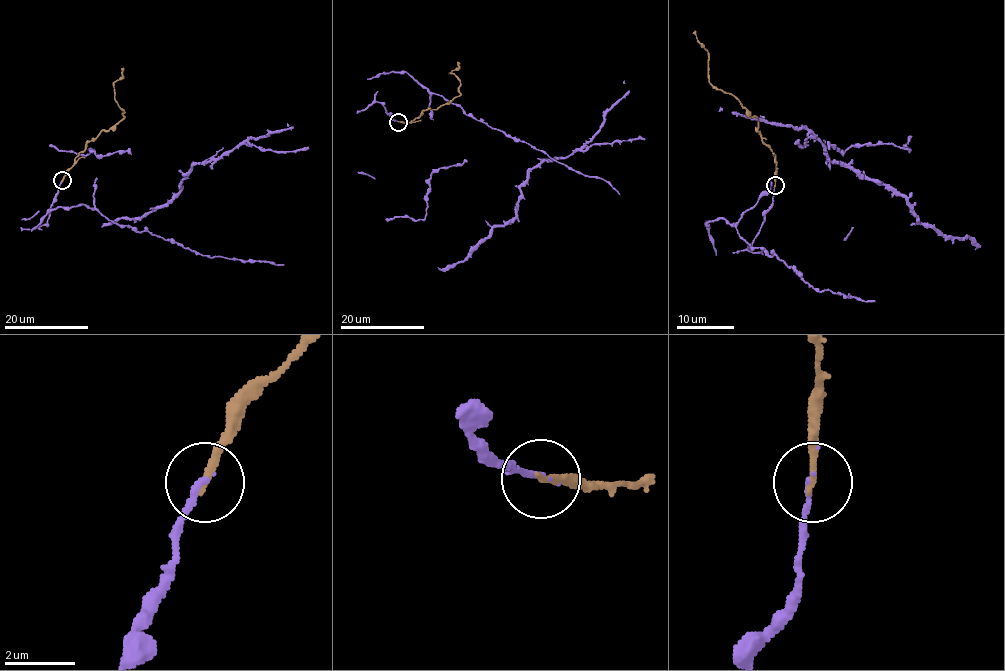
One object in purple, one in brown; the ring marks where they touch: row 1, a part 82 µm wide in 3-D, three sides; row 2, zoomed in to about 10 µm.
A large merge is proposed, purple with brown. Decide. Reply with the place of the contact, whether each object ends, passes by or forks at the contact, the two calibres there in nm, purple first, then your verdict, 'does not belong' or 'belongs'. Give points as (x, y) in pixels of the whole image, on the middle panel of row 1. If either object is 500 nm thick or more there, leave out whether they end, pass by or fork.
at (398, 122); purple ends there; brown ends there; 190 nm thick on the purple side, 200 nm on the other; belongs

